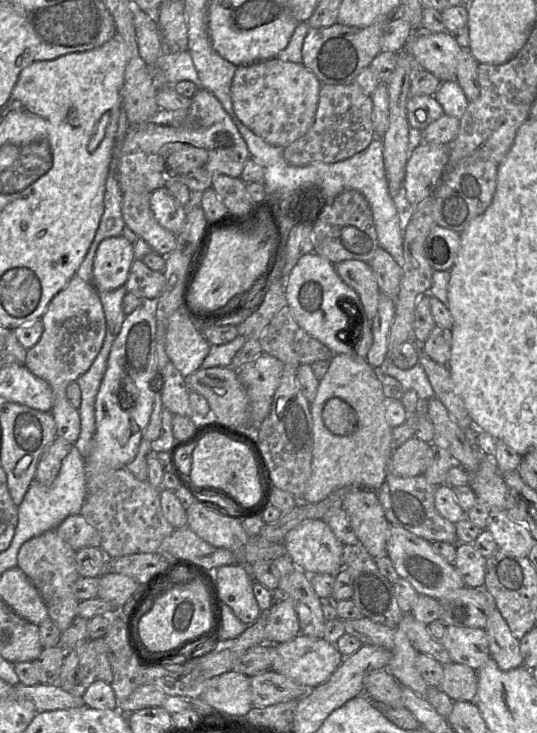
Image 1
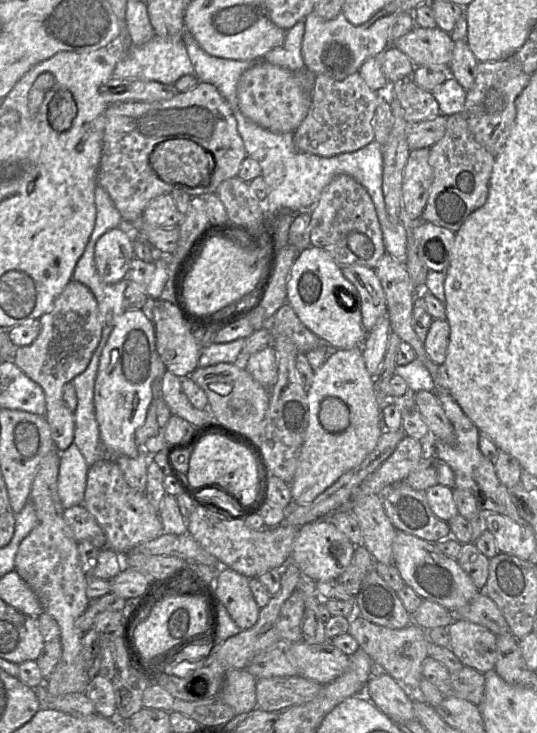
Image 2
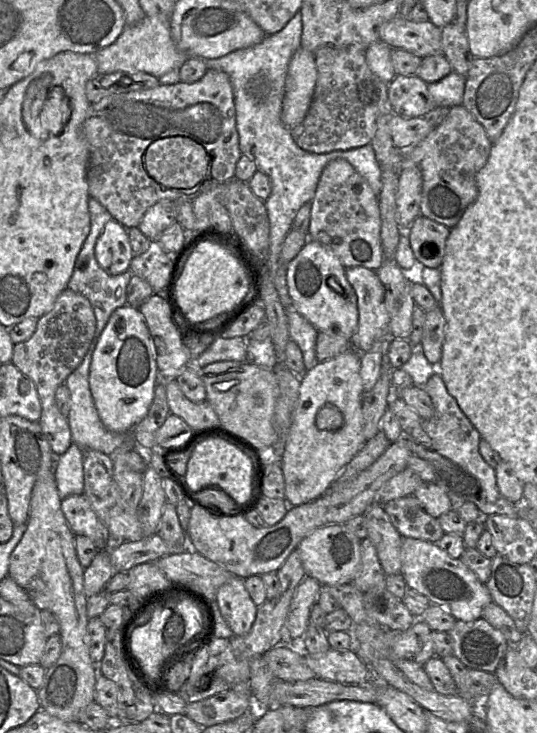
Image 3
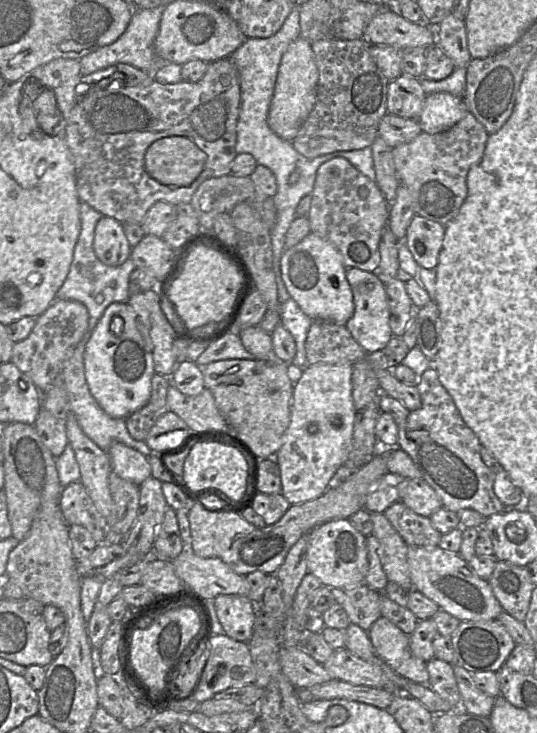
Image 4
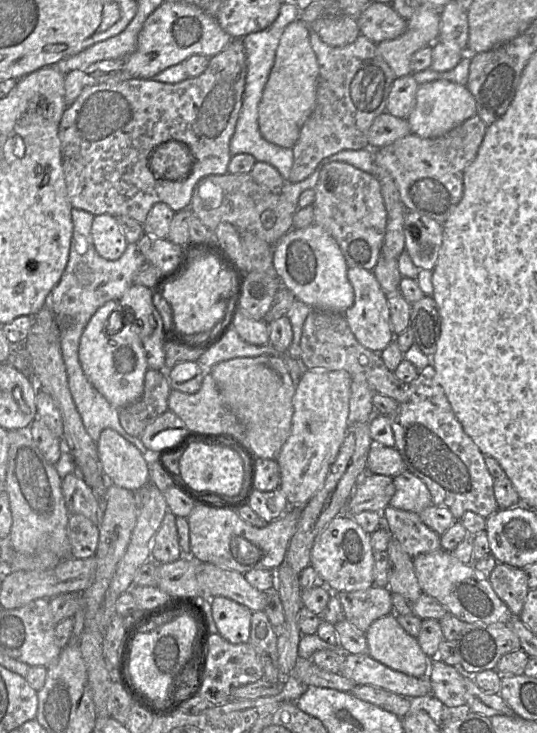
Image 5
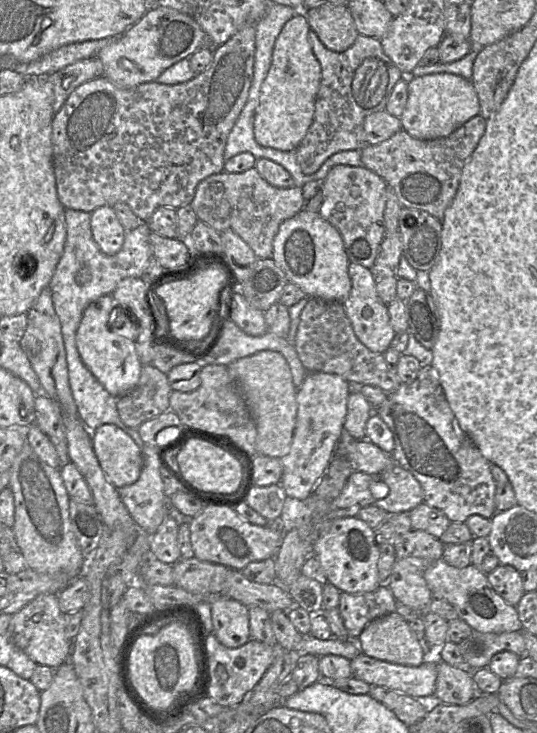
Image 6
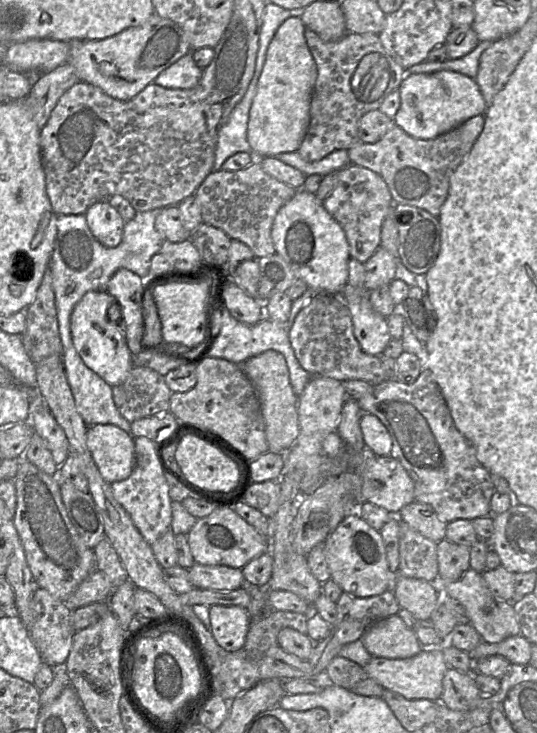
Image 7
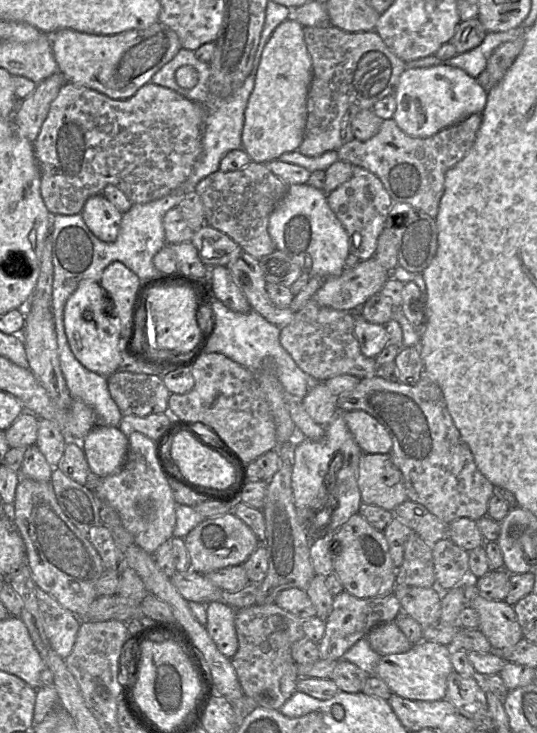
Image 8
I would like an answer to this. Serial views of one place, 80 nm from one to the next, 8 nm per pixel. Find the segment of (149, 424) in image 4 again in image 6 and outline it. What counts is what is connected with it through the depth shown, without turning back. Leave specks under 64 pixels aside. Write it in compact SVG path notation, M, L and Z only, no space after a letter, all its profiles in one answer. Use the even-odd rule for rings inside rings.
M151 364L143 365L137 385L117 398L117 410L122 422L137 428L145 421L170 410L172 392L167 374Z

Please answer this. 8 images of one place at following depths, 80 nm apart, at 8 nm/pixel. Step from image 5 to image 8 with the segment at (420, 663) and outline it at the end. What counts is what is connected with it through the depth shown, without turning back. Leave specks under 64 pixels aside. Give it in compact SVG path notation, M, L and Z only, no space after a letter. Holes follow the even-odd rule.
M394 621L377 625L366 638L370 647L381 656L404 653L413 646Z

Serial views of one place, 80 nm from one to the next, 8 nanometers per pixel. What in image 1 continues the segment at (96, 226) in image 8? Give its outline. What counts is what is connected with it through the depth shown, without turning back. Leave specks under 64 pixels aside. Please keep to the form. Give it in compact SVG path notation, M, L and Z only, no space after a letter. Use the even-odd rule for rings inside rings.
M124 236L104 239L93 261L93 285L97 291L114 291L124 286L135 260L133 244Z

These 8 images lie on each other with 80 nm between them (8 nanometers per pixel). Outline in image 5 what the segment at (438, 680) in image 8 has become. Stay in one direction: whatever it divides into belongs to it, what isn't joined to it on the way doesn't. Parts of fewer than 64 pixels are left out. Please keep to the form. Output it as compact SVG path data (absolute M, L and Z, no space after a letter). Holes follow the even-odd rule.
M346 653L339 674L356 685L371 685L413 699L431 693L426 677L413 677L393 670L368 653Z

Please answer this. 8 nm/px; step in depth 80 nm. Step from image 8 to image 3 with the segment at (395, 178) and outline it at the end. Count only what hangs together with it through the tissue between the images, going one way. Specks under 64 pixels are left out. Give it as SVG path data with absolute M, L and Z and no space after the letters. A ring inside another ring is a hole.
M462 105L451 107L441 124L415 146L402 151L421 170L423 185L421 215L453 228L466 209L477 199L476 174L490 155L492 143L483 126Z

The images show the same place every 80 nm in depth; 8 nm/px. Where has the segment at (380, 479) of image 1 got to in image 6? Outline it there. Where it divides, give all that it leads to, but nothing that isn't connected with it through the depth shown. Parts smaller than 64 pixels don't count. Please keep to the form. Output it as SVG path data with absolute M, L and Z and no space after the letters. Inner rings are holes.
M308 373L297 390L293 439L288 453L280 459L283 467L280 485L288 498L297 501L307 499L337 454L338 442L344 436L347 401L352 387L335 374Z

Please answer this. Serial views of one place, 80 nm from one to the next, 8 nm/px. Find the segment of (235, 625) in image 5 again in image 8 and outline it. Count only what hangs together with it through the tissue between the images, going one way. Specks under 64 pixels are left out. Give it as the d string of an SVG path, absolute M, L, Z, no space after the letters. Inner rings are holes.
M223 601L206 604L207 623L205 627L219 651L231 659L238 649L235 629L236 609Z

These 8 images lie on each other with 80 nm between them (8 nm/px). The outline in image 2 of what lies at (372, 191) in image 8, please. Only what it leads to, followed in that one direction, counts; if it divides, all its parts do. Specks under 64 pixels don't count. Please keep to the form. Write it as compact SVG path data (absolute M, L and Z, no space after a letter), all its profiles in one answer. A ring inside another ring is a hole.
M347 174L336 175L311 212L311 245L328 252L340 266L359 264L375 269L386 253L374 203L367 190Z

